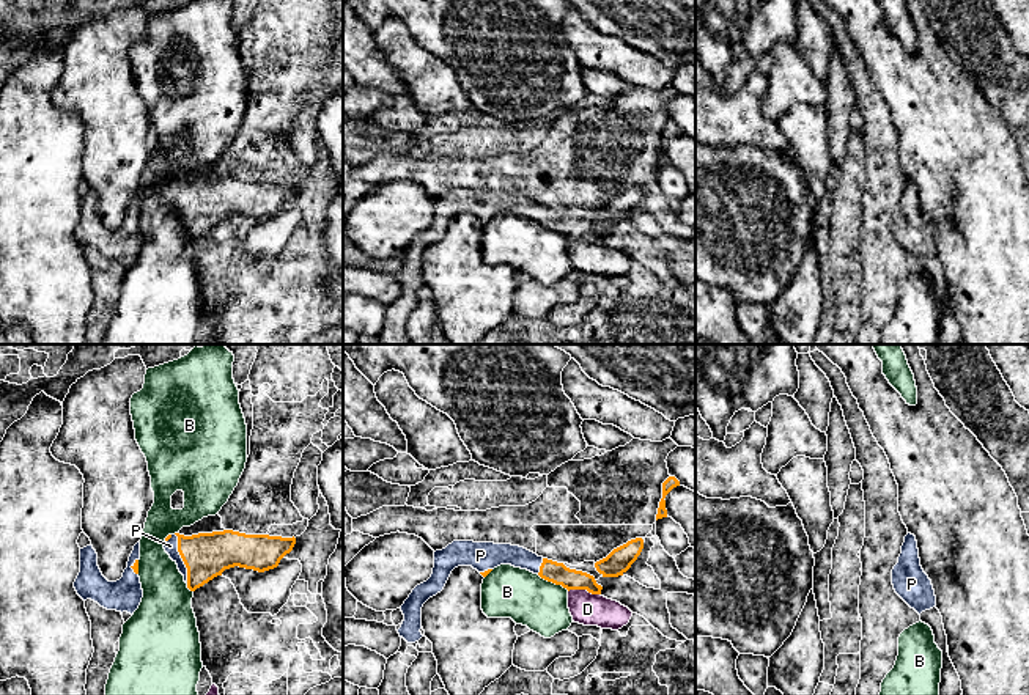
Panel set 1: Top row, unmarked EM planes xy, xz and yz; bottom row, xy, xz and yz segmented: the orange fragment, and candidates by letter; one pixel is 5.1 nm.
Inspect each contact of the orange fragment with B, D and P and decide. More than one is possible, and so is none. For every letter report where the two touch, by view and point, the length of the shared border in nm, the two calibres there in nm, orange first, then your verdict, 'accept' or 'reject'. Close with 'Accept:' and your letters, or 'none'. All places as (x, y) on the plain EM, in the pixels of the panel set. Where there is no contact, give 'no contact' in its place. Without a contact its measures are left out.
B: contact xz (553, 230); length 190 nm; calibres 110 and 260 nm; reject
D: contact xz (584, 236); length 170 nm; calibres 110 and 170 nm; reject
P: contact xy (181, 205); length 260 nm; calibres 240 and 70 nm; accept
Accept: P

